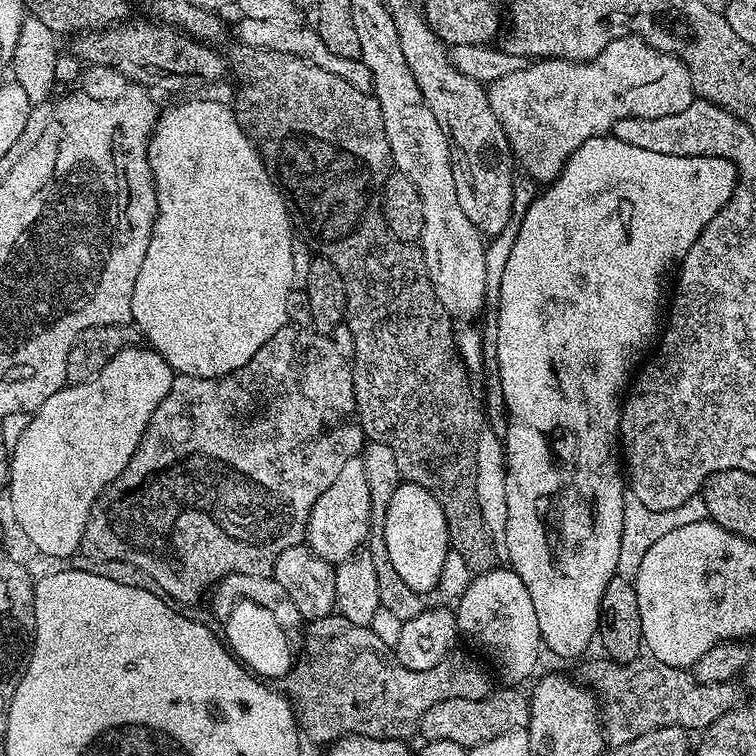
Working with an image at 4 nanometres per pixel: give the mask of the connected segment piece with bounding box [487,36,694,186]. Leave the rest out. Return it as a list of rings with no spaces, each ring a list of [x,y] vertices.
[[[623,36],[600,56],[587,62],[574,60],[537,60],[525,63],[522,70],[498,78],[488,89],[488,104],[494,110],[498,122],[508,139],[512,159],[527,179],[540,186],[547,186],[559,176],[570,154],[582,146],[591,136],[611,133],[622,118],[662,118],[666,114],[682,114],[692,104],[694,93],[690,82],[690,70],[676,56],[651,48],[645,40],[636,36]]]

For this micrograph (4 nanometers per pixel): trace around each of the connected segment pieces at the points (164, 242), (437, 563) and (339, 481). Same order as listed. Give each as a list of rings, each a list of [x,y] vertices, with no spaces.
[[[190,100],[172,108],[168,113],[157,119],[155,129],[150,137],[148,150],[148,167],[152,169],[152,183],[156,185],[156,221],[152,227],[150,244],[146,246],[146,258],[142,258],[142,266],[138,270],[138,278],[134,282],[132,295],[131,323],[144,336],[155,352],[162,354],[171,366],[173,373],[182,376],[197,376],[198,378],[216,378],[225,376],[246,366],[254,354],[267,340],[274,338],[278,330],[288,320],[286,306],[290,294],[294,291],[294,229],[292,218],[288,215],[288,204],[284,195],[272,181],[272,176],[262,162],[259,150],[252,140],[240,128],[236,121],[236,113],[227,103],[218,100]]]
[[[401,482],[383,512],[386,550],[390,550],[390,558],[396,564],[398,578],[402,578],[410,590],[428,594],[431,588],[435,589],[439,585],[442,566],[450,551],[446,514],[442,514],[442,506],[438,506],[430,490],[422,490],[422,486],[417,484]]]
[[[355,456],[350,458],[350,462],[346,462],[346,466],[342,466],[338,478],[334,478],[334,483],[328,487],[326,494],[322,494],[310,510],[307,547],[323,560],[329,560],[333,566],[357,555],[367,541],[368,530],[374,523],[372,511],[374,505],[370,482],[366,482],[366,466],[360,456]]]

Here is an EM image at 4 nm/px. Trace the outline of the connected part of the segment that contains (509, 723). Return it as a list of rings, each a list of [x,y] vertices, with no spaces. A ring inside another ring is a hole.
[[[500,686],[481,700],[450,698],[446,702],[438,702],[438,706],[430,706],[420,720],[419,735],[424,735],[425,741],[458,742],[463,748],[471,750],[477,744],[490,742],[490,738],[498,738],[510,730],[527,729],[529,697],[525,693],[523,696],[520,691],[516,686]]]

